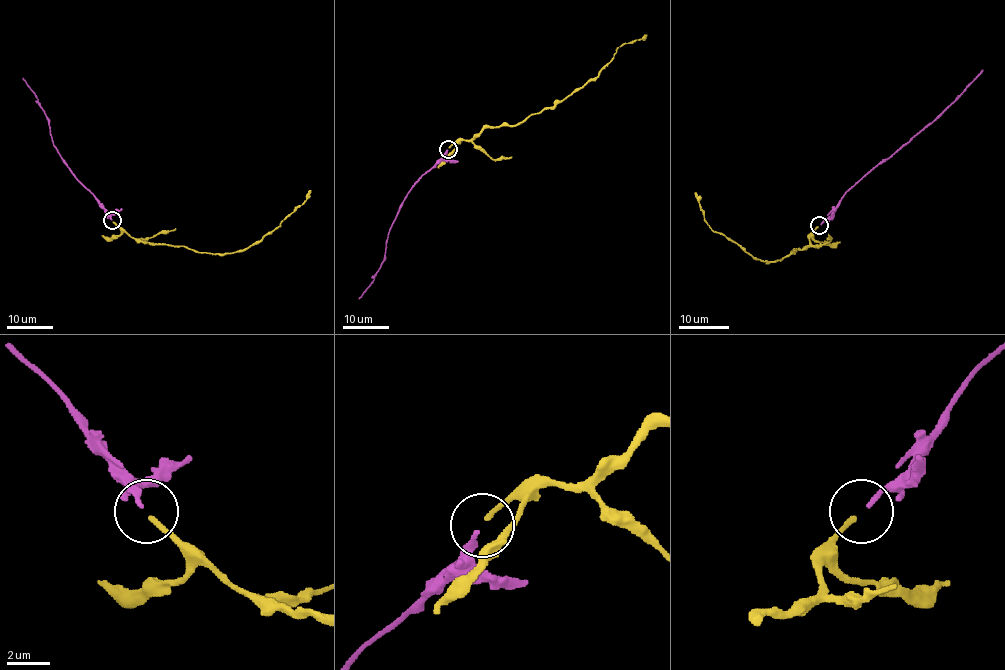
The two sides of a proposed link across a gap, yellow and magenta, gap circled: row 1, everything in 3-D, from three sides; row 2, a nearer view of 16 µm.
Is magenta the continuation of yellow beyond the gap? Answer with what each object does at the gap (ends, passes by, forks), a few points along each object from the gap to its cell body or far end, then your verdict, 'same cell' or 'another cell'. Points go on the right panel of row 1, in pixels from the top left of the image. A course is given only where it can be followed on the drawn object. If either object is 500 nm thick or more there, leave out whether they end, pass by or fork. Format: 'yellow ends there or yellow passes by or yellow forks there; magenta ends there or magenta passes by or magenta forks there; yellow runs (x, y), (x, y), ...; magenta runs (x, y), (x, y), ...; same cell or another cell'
yellow ends there; magenta ends there; yellow runs (818, 227), (809, 238), (809, 244), (775, 262), (764, 262), (715, 232), (705, 222), (695, 193); magenta runs (821, 224), (841, 198), (940, 115), (983, 69); same cell

